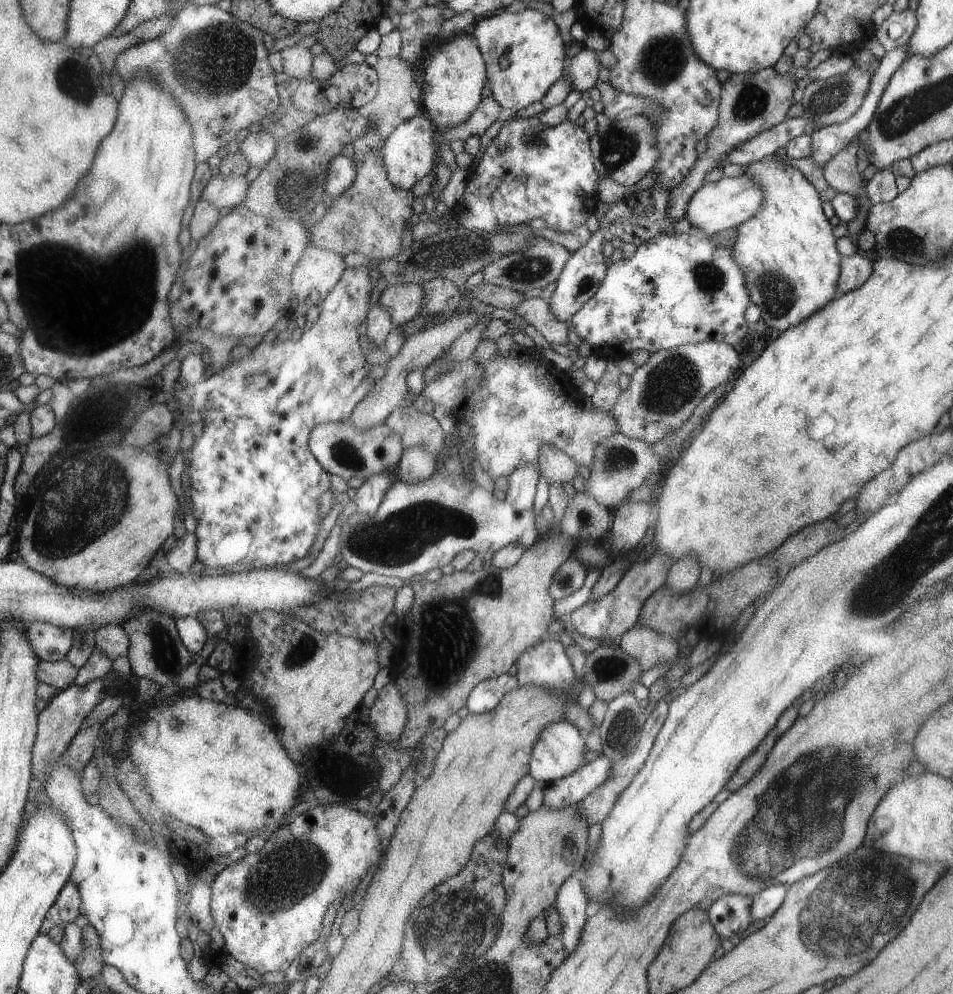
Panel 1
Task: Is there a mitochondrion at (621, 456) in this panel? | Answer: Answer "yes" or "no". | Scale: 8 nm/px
yes

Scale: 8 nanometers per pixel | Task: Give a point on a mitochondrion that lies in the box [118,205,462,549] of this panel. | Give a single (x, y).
(343, 451)

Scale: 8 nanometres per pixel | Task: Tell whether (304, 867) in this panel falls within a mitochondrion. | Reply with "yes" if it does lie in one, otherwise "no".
yes

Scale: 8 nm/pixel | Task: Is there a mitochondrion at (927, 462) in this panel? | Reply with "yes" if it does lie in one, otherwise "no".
no

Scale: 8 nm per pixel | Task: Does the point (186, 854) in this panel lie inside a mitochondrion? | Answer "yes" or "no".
no

